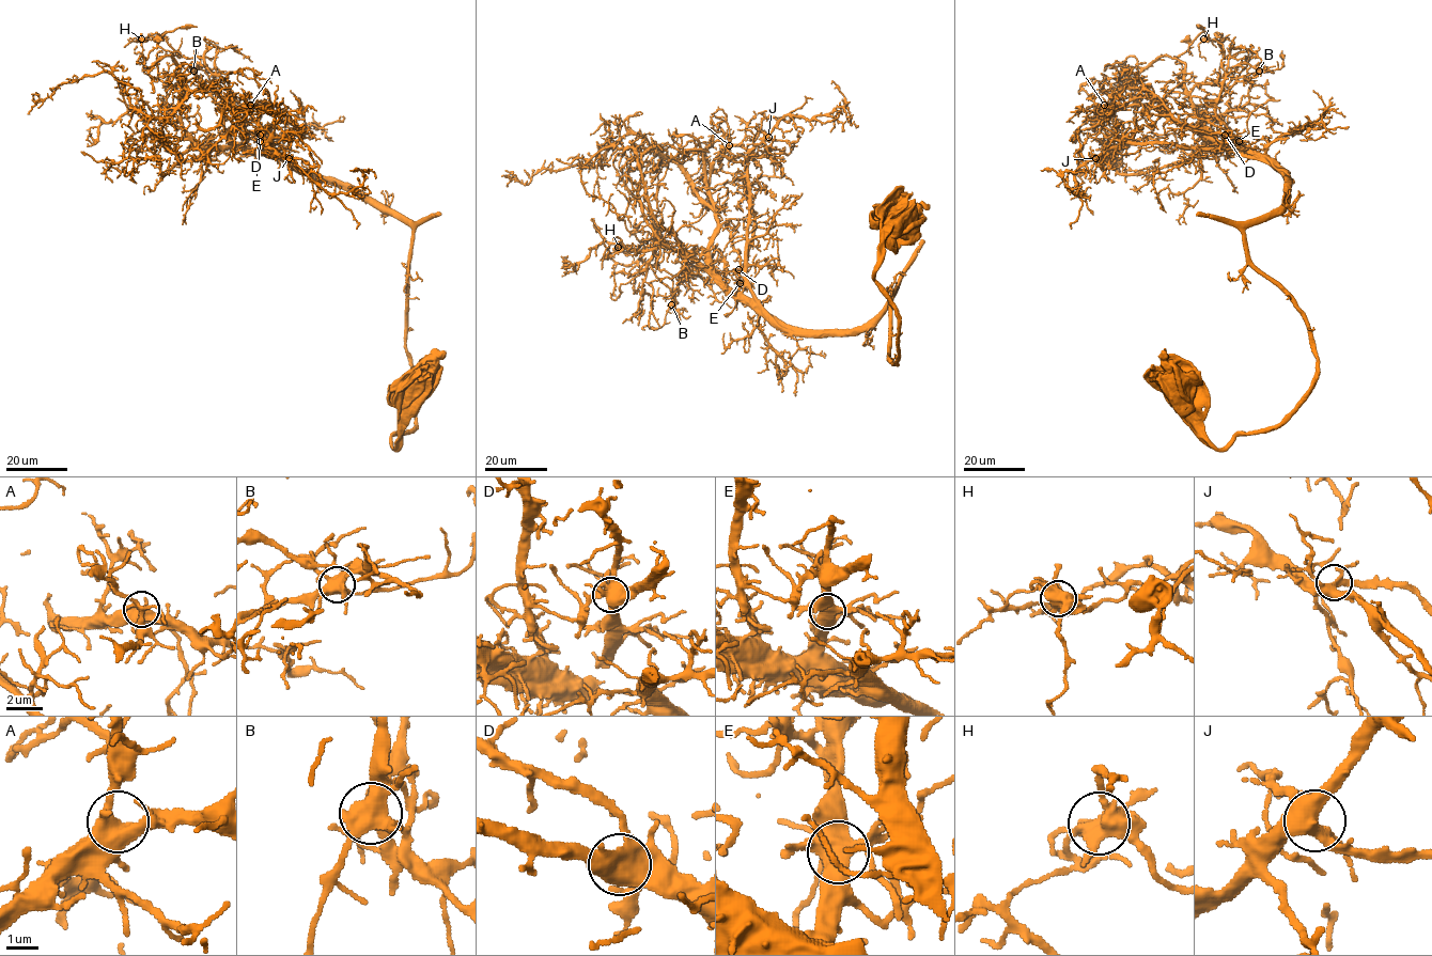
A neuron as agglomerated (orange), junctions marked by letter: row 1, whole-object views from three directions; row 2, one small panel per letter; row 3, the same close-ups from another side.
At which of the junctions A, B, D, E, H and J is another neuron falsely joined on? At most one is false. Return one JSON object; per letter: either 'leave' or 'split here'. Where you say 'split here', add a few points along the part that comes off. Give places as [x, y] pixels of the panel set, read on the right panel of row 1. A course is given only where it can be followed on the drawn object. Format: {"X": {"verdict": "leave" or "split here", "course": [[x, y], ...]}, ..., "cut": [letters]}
{"A": {"verdict": "leave"}, "B": {"verdict": "leave"}, "D": {"verdict": "leave"}, "E": {"verdict": "leave"}, "H": {"verdict": "split here", "course": [[1203, 38], [1209, 40], [1204, 31], [1174, 63]]}, "J": {"verdict": "leave"}, "cut": ["H"]}

